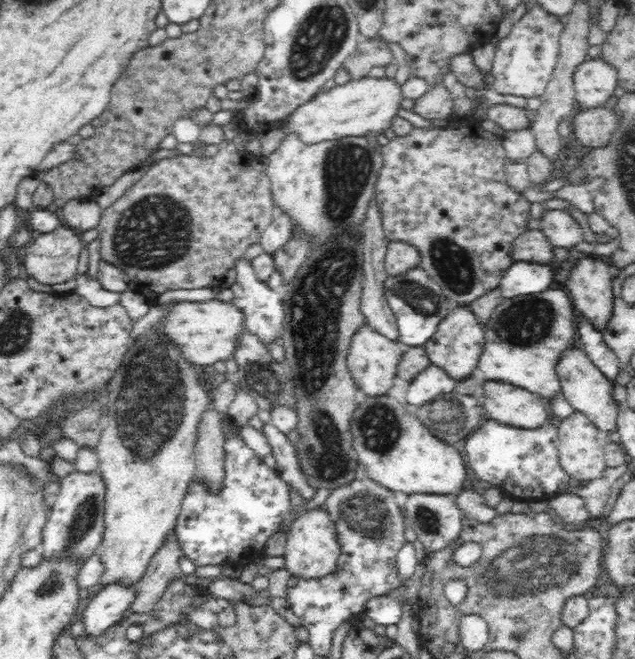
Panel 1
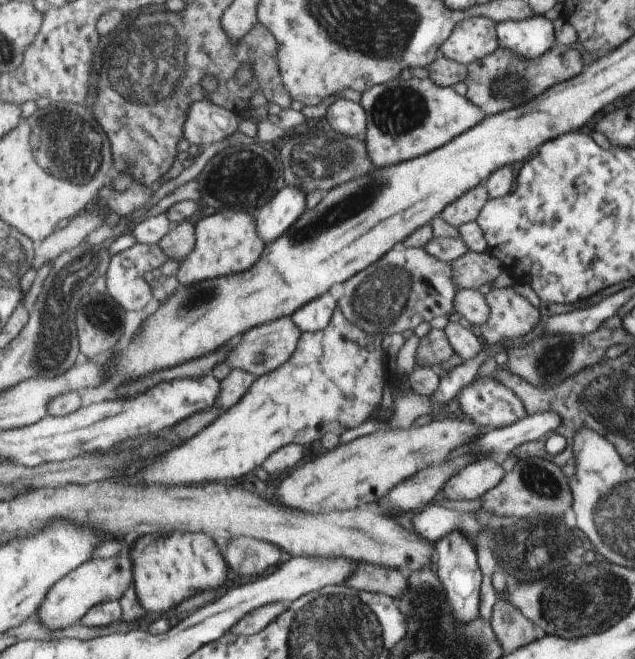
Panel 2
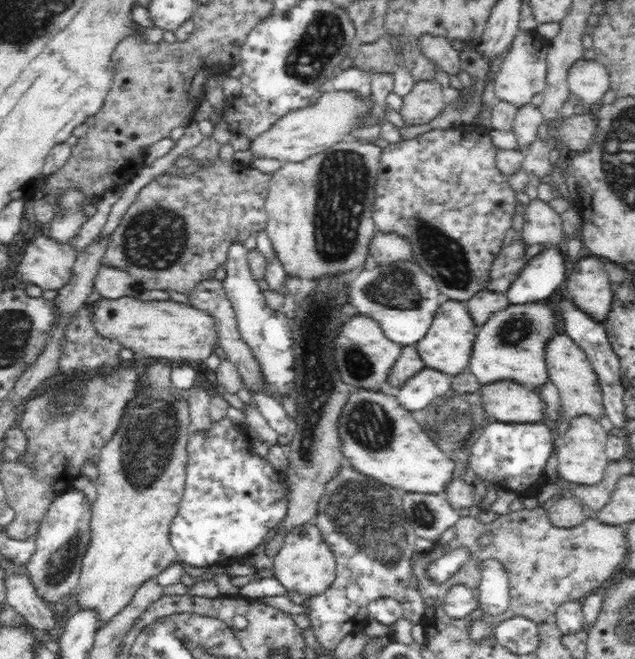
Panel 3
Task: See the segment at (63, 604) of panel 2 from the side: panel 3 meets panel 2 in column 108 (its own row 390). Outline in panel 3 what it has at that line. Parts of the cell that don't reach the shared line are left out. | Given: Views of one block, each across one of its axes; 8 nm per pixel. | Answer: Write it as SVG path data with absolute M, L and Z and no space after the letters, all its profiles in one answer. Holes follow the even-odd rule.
M562 333L550 340L550 346L547 347L546 363L550 382L554 383L559 391L567 418L587 415L594 420L600 420L605 415L599 379L588 363L586 354L566 334Z

